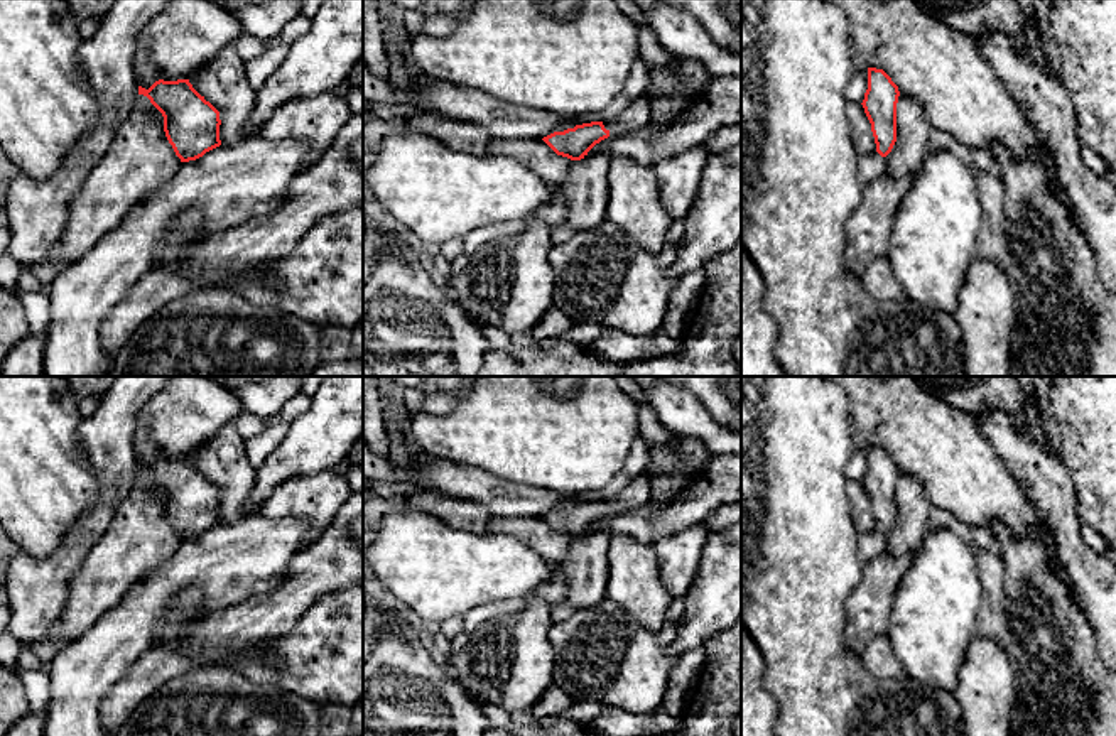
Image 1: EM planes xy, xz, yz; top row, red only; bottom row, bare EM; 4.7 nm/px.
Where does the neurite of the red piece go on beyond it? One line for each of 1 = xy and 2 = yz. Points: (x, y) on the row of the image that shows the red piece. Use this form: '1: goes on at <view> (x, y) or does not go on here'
1: does not go on here
2: does not go on here

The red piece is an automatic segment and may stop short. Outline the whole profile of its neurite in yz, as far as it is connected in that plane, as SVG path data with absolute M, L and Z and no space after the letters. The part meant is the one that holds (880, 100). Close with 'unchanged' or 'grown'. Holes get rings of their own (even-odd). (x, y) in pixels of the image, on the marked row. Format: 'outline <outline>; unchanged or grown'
outline M868 68L868 89L861 105L881 157L886 157L897 142L898 96L898 86L883 69Z; unchanged

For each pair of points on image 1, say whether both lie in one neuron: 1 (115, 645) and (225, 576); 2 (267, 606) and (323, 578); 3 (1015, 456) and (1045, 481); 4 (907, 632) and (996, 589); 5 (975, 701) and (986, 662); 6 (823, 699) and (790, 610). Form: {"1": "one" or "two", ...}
{"1": "one", "2": "one", "3": "one", "4": "two", "5": "one", "6": "one"}

